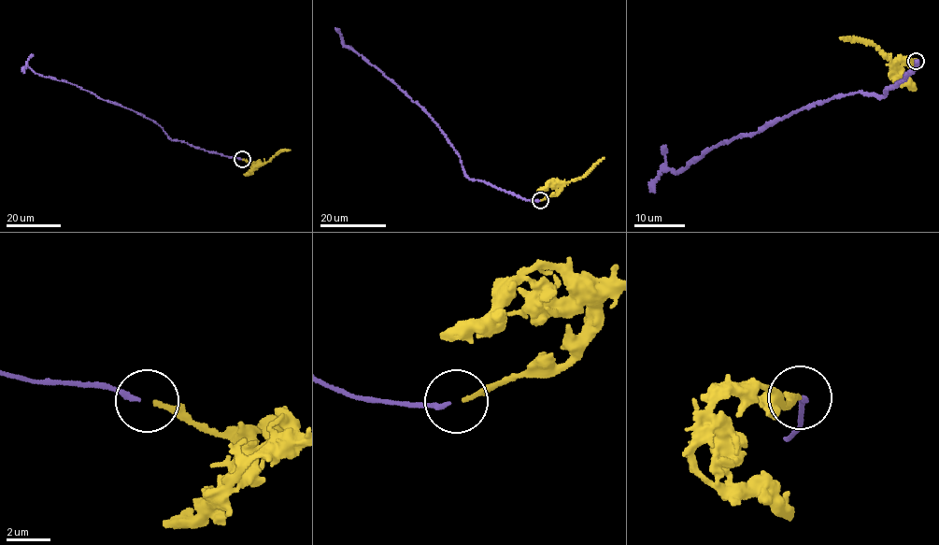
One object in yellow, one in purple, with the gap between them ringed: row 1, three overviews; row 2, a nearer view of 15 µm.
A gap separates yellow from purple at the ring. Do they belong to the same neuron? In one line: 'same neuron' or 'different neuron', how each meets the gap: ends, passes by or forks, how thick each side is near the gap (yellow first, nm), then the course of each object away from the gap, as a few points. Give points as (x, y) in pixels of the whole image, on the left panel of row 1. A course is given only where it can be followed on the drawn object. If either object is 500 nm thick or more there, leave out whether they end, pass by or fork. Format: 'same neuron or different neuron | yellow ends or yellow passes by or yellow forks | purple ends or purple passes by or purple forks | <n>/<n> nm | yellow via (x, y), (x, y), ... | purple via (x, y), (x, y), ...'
same neuron | yellow ends | purple ends | 200/220 nm | yellow via (243, 159), (251, 163), (267, 163), (284, 150), (291, 150) | purple via (241, 159), (171, 139), (156, 122), (76, 85), (35, 74), (27, 64), (22, 73)

